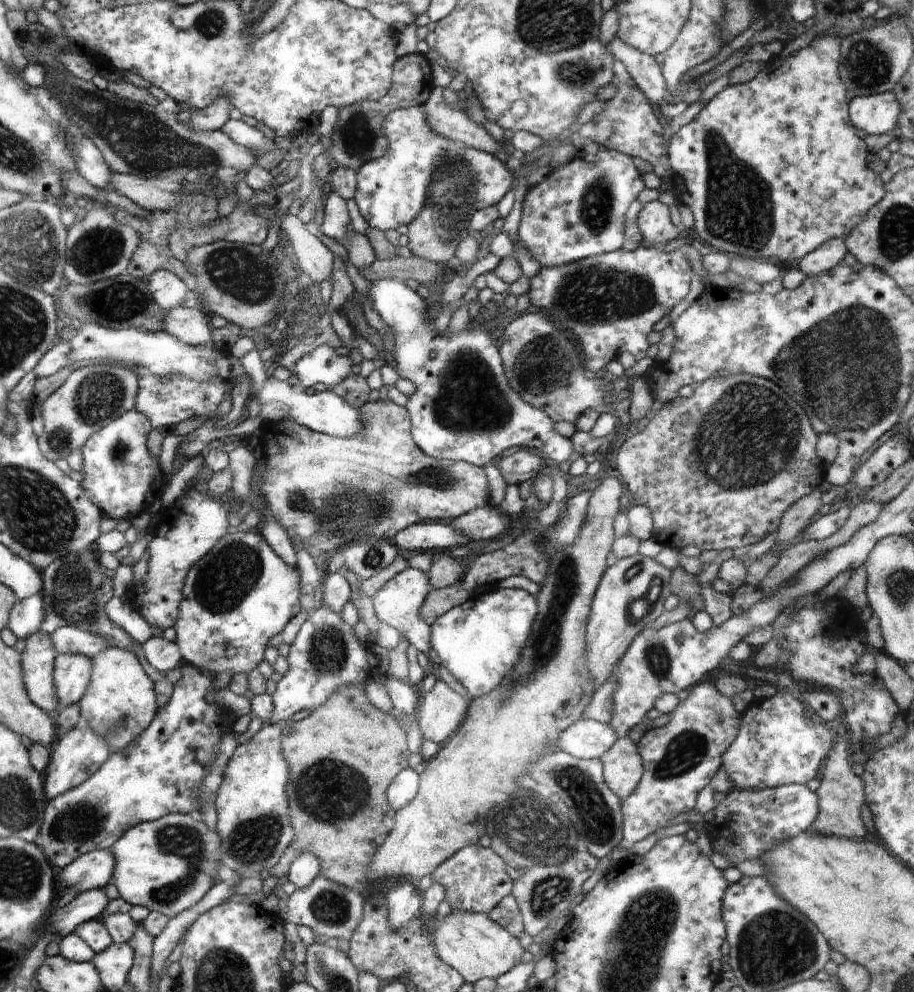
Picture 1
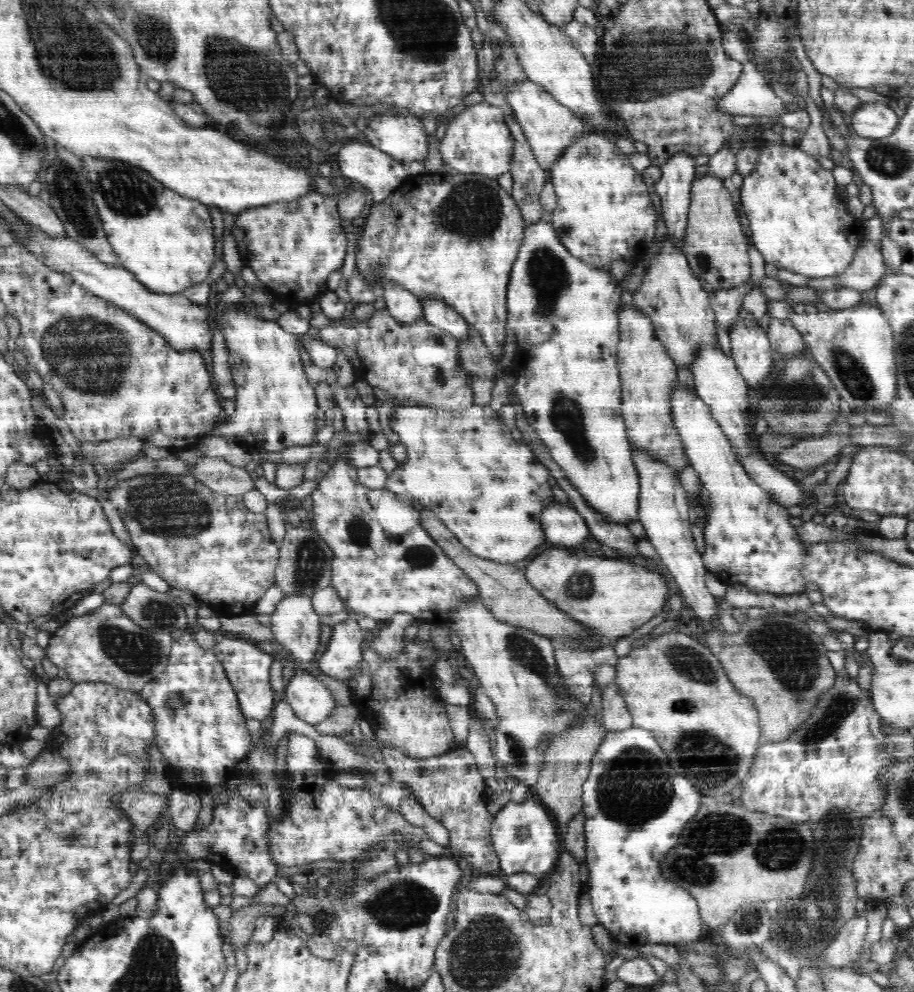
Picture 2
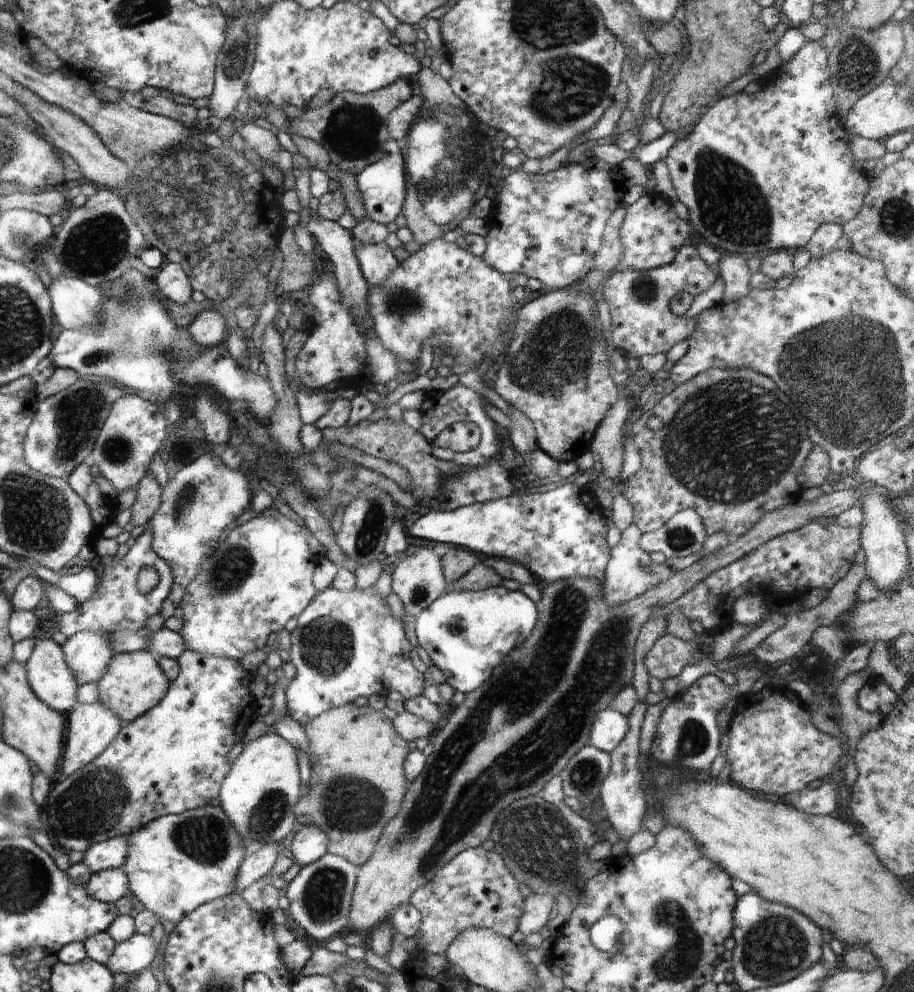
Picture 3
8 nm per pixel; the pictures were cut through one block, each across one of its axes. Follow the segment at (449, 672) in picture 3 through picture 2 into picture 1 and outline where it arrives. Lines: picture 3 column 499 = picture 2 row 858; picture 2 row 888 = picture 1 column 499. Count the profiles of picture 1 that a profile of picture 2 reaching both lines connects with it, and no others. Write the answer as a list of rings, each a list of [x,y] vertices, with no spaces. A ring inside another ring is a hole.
[[[500,587],[496,591],[470,596],[466,602],[451,608],[430,625],[431,646],[438,654],[442,666],[448,668],[454,678],[466,688],[470,700],[483,697],[496,689],[510,669],[519,661],[537,614],[537,598],[522,589]]]

